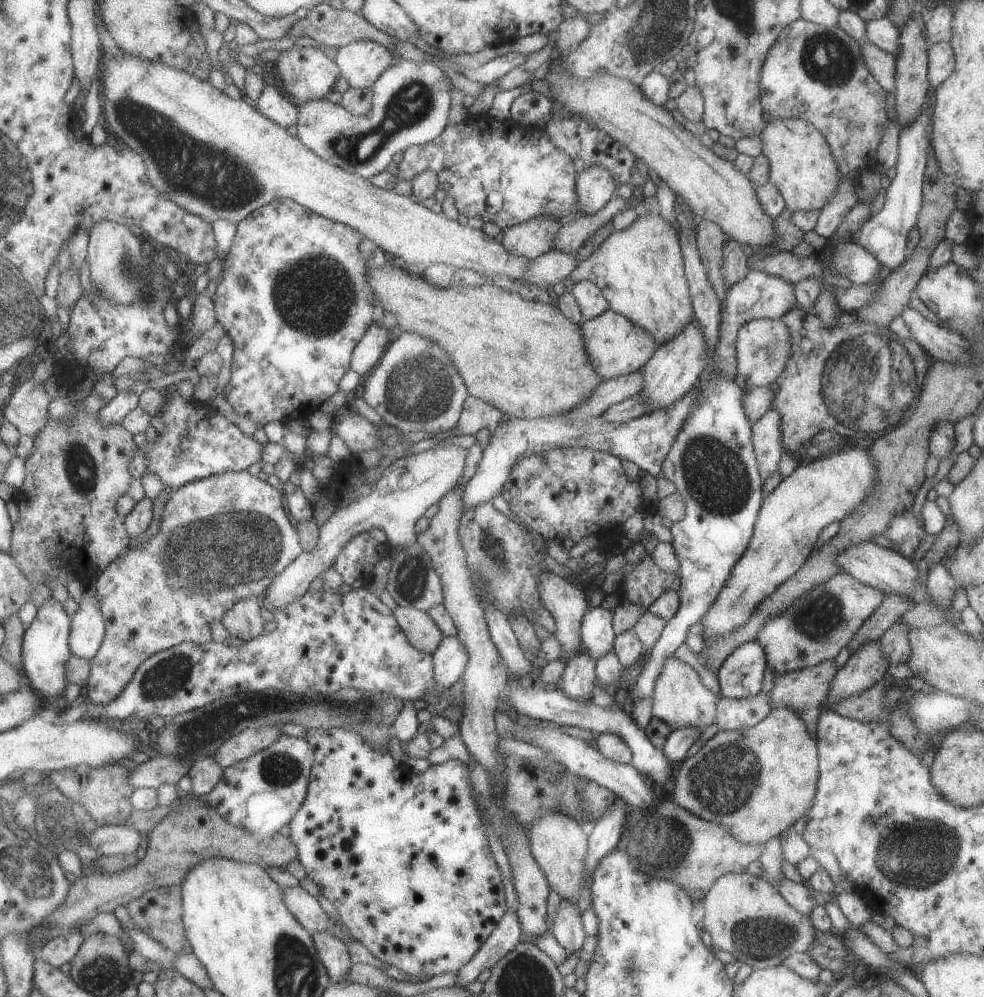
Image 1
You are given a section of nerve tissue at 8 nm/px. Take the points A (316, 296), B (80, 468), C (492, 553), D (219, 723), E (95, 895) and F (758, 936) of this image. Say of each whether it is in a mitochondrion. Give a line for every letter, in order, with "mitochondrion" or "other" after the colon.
A: mitochondrion
B: mitochondrion
C: mitochondrion
D: mitochondrion
E: other
F: mitochondrion

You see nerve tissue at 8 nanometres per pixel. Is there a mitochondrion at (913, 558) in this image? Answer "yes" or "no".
no

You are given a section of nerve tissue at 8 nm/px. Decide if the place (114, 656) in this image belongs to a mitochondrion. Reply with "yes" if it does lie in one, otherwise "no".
no

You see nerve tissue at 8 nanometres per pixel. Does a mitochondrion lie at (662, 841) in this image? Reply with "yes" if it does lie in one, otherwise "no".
yes

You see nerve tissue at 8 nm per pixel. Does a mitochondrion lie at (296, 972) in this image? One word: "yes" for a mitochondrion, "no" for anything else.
yes

